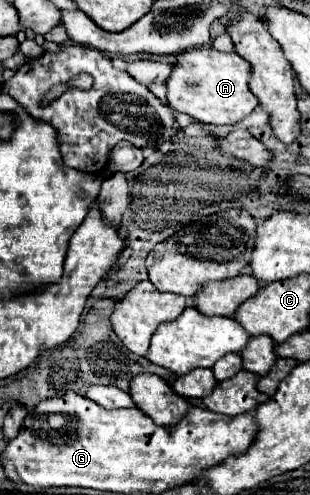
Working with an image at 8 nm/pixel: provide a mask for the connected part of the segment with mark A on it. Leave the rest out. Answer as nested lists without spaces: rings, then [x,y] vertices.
[[[192,48],[178,56],[168,78],[168,104],[198,122],[212,126],[232,126],[258,106],[258,98],[250,92],[248,80],[252,66],[236,56],[236,52],[218,52],[214,48]]]

